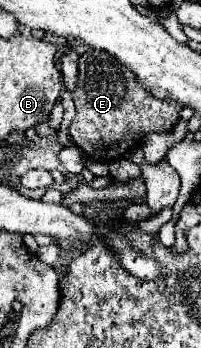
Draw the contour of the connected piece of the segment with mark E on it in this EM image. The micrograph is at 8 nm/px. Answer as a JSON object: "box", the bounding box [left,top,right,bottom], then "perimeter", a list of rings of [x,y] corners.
{"box":[70,49,180,161],"perimeter":[[[88,49],[80,55],[78,81],[74,89],[76,117],[70,125],[70,137],[90,161],[112,161],[124,157],[150,133],[168,133],[180,119],[174,103],[154,99],[136,81],[134,73],[120,65],[106,51]]]}

